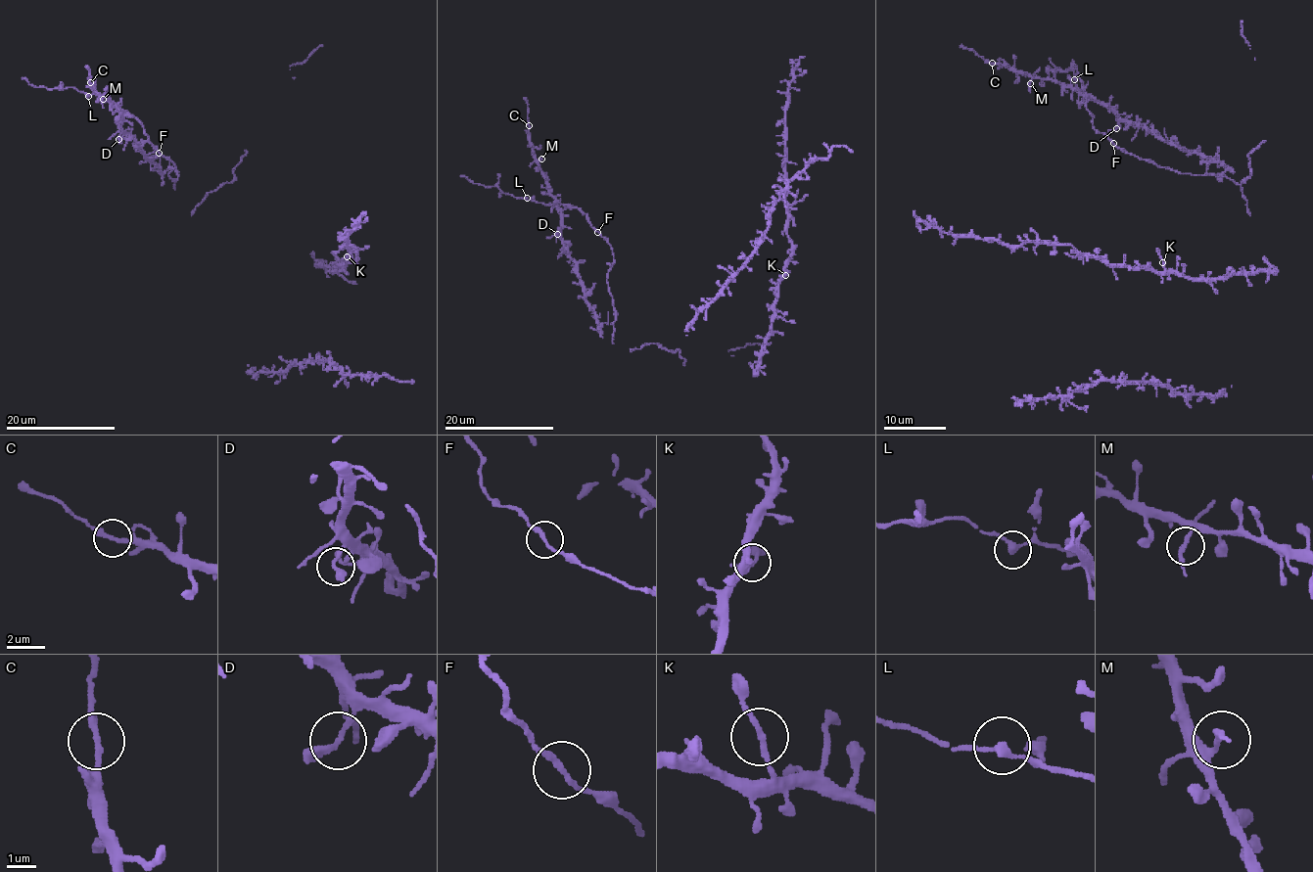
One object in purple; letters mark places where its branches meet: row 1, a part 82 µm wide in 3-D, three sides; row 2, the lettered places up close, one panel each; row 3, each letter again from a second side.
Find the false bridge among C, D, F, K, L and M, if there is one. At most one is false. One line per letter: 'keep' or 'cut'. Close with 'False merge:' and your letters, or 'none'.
C: keep
D: keep
F: keep
K: keep
L: keep
M: keep
False merge: none

